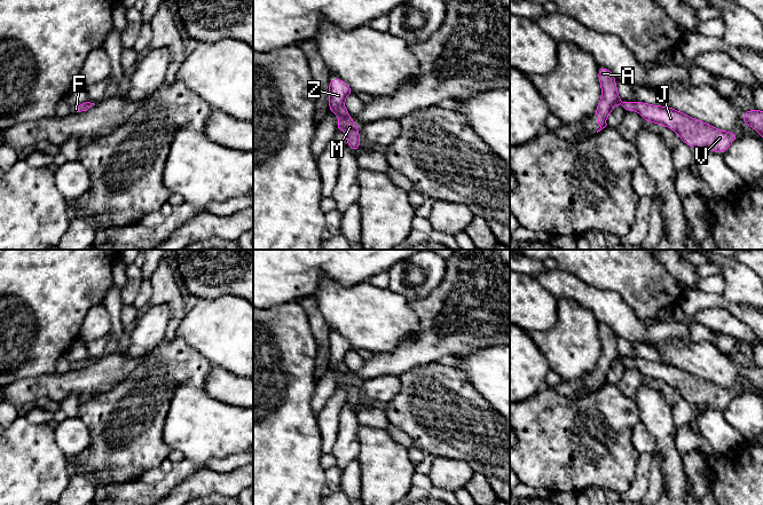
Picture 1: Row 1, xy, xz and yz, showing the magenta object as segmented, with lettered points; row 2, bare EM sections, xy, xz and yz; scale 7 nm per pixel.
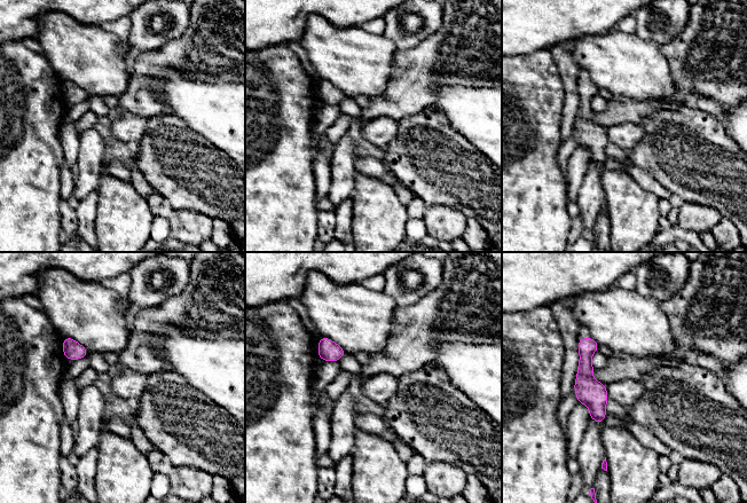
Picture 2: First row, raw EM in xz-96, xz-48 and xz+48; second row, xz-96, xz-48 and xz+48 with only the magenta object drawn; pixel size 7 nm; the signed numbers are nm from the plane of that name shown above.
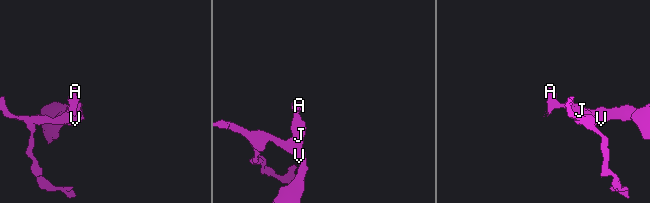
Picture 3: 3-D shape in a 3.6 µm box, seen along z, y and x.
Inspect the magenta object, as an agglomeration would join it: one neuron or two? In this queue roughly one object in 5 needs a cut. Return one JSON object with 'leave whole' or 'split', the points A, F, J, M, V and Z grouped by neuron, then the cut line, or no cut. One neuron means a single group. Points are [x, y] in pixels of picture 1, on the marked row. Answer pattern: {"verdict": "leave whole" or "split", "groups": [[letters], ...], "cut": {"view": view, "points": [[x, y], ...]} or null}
{"verdict": "leave whole", "groups": [["A", "F", "J", "M", "V", "Z"]], "cut": null}

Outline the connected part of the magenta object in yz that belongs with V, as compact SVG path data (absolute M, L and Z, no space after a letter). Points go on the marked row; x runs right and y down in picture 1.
M605 66L598 68L598 79L601 87L601 97L595 112L600 126L597 133L607 126L606 120L609 112L621 102L624 112L636 110L644 121L652 121L672 129L678 134L681 141L692 149L706 148L724 155L731 143L739 139L736 132L719 131L713 125L692 118L670 106L653 105L638 101L622 102L618 94L616 78Z

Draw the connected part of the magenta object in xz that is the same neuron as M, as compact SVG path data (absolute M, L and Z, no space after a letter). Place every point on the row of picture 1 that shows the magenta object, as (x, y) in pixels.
M337 78L329 80L329 111L340 116L337 120L336 132L343 129L347 136L346 145L354 152L357 152L361 144L360 132L356 123L351 119L351 115L344 105L346 97L351 94L353 94L351 86L343 79Z

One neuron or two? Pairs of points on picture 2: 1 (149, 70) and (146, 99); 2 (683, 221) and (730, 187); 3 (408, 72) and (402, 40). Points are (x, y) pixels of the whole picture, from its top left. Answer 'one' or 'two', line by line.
1: one
2: two
3: two

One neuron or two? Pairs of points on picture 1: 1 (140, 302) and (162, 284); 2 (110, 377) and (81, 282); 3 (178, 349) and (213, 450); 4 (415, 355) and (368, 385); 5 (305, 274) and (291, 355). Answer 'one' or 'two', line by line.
1: two
2: two
3: two
4: two
5: two

